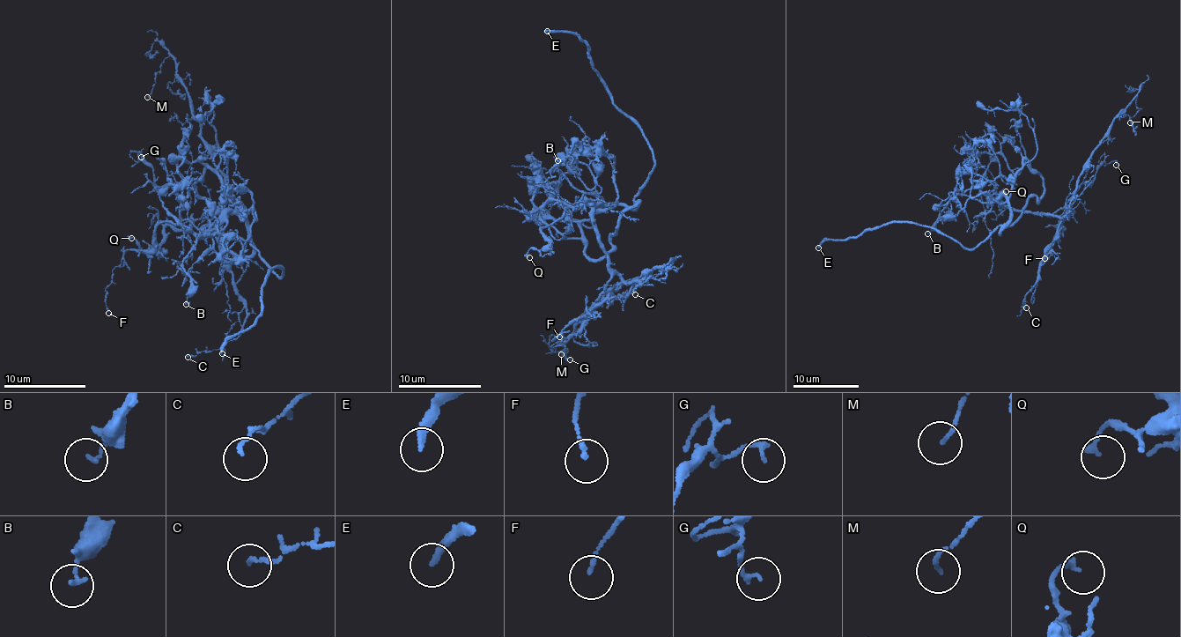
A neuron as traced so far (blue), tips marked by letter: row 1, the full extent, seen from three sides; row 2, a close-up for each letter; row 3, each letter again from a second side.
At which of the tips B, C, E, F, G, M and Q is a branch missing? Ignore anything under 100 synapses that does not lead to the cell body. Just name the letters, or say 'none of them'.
E

